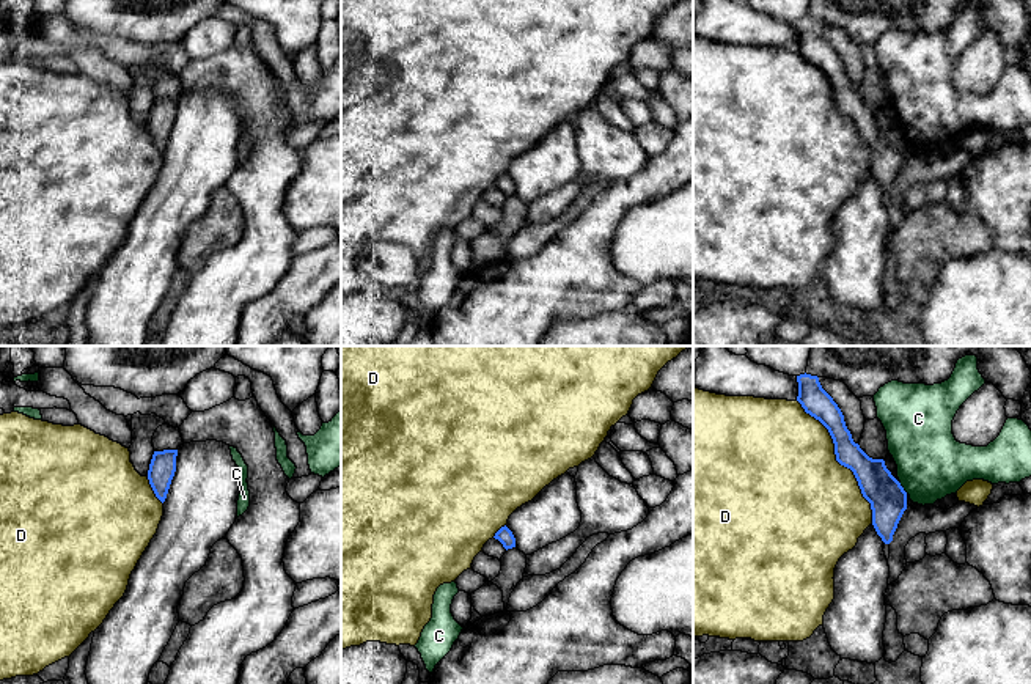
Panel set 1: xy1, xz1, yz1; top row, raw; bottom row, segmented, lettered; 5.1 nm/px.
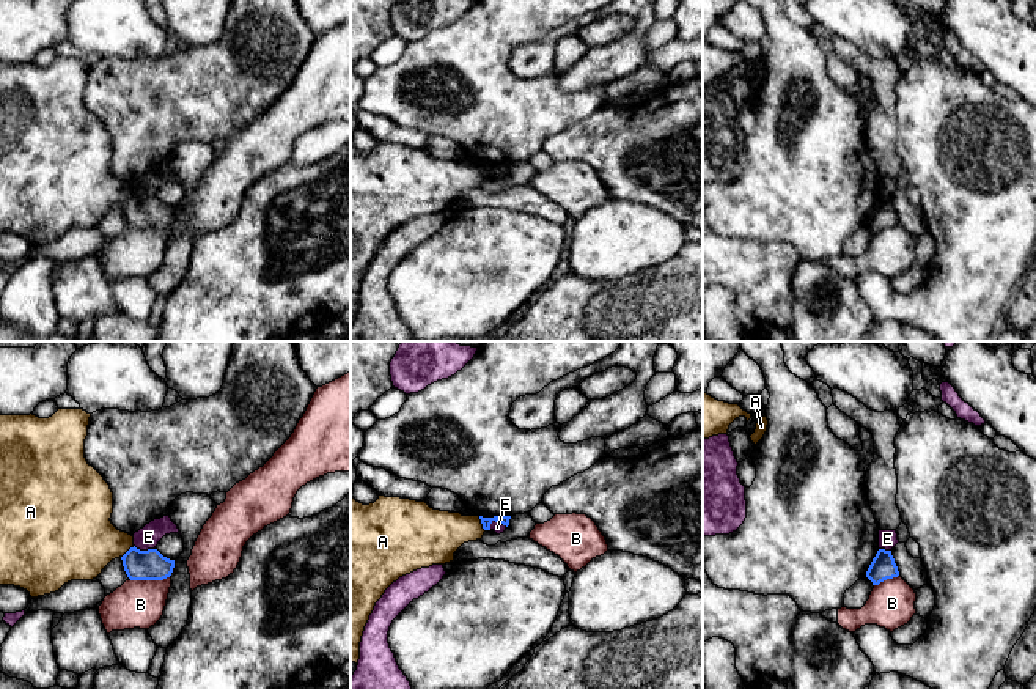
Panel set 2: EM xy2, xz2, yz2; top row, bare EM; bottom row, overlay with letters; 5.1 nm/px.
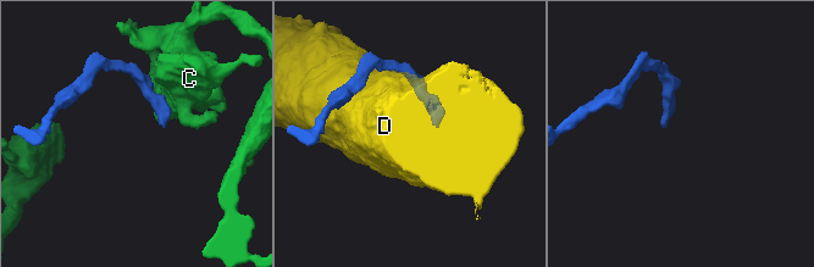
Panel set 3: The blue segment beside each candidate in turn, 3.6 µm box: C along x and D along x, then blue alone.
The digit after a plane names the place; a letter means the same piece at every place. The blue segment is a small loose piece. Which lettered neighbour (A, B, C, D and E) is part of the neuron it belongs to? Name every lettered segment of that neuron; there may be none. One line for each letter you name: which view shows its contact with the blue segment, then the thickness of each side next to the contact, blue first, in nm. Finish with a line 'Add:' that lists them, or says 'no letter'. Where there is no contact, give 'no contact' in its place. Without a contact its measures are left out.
Add: no letter

